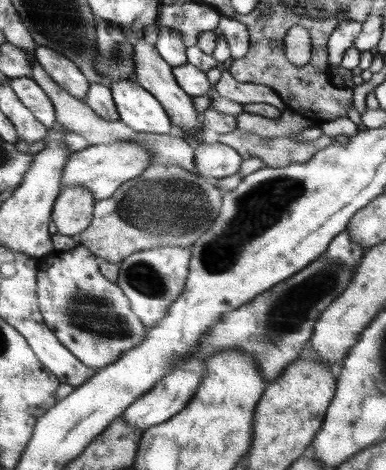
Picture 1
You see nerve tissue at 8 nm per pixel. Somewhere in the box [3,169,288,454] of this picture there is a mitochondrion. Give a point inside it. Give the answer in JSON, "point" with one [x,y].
{"point":[160,205]}

